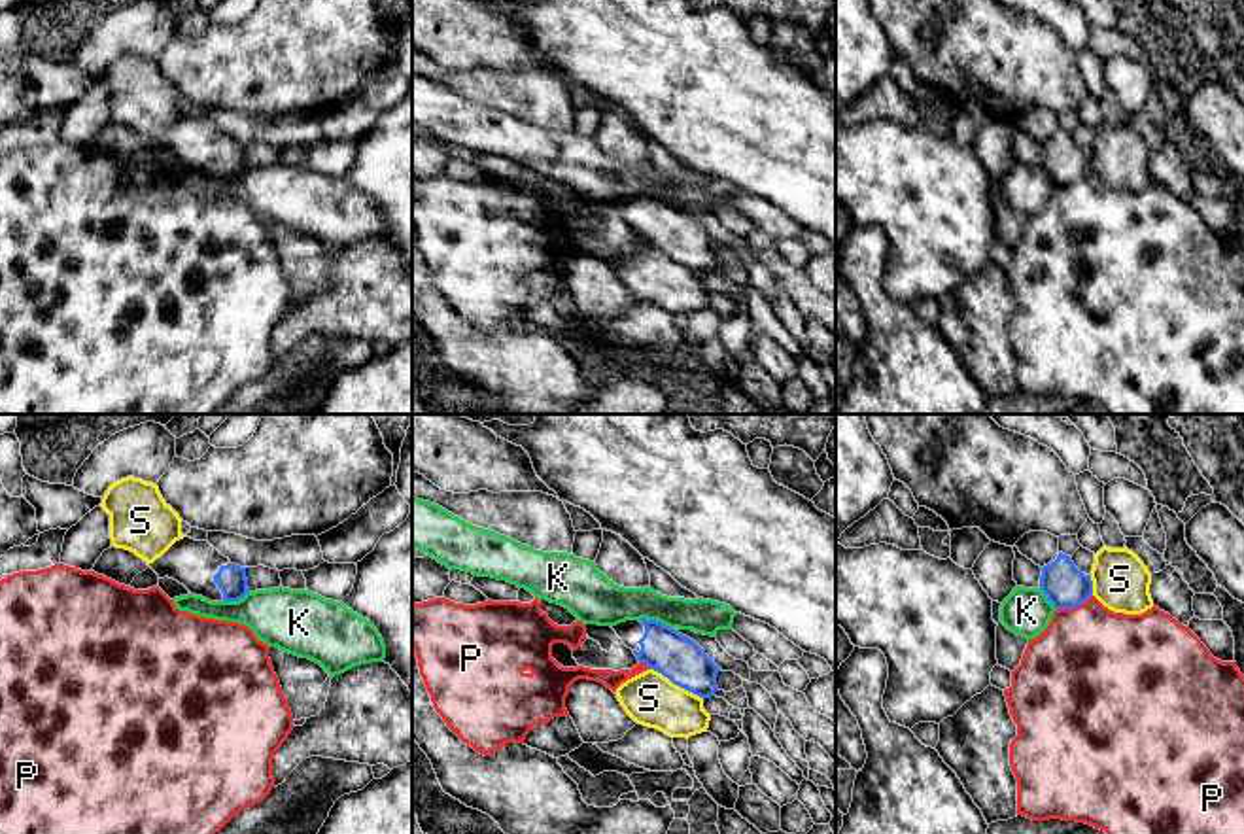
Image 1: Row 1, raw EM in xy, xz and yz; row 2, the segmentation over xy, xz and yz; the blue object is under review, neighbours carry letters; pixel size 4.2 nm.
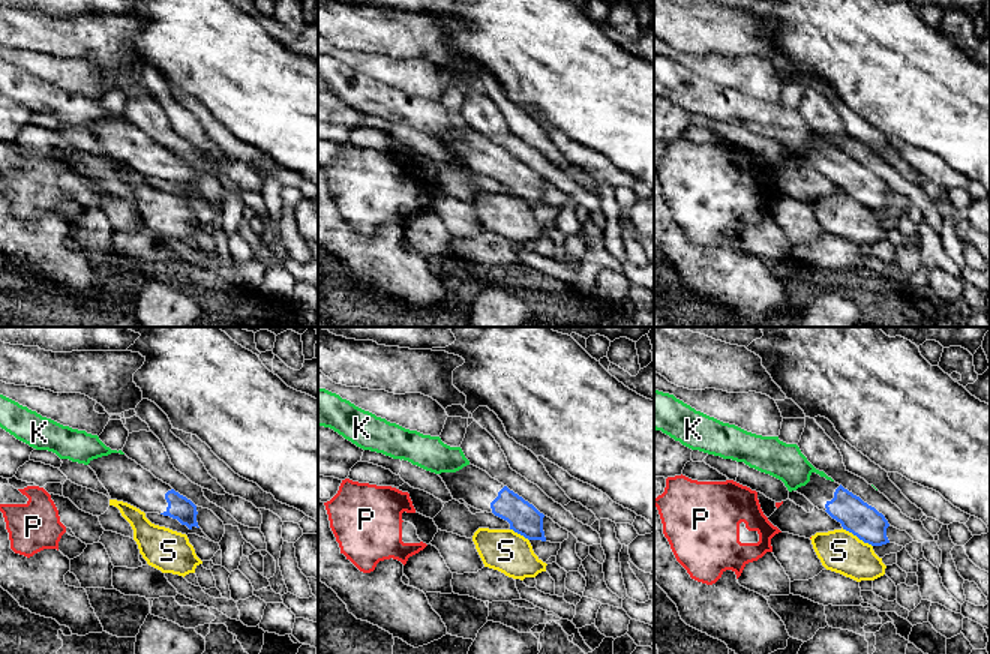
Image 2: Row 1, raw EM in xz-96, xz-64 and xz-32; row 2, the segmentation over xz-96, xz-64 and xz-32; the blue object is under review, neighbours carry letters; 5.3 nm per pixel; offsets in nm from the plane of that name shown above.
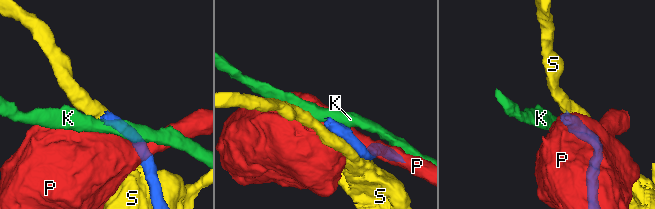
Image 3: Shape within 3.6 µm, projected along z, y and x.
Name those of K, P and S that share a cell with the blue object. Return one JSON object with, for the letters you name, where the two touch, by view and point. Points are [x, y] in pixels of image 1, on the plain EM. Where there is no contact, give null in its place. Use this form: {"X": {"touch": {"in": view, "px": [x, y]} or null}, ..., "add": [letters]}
{"add": []}

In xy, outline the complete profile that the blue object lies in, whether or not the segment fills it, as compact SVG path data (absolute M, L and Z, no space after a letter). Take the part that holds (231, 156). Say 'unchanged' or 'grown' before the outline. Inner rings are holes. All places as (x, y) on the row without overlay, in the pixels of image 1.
grown; M183 113L149 144L159 155L174 155L210 178L238 178L250 168L246 144L233 140L208 117Z

